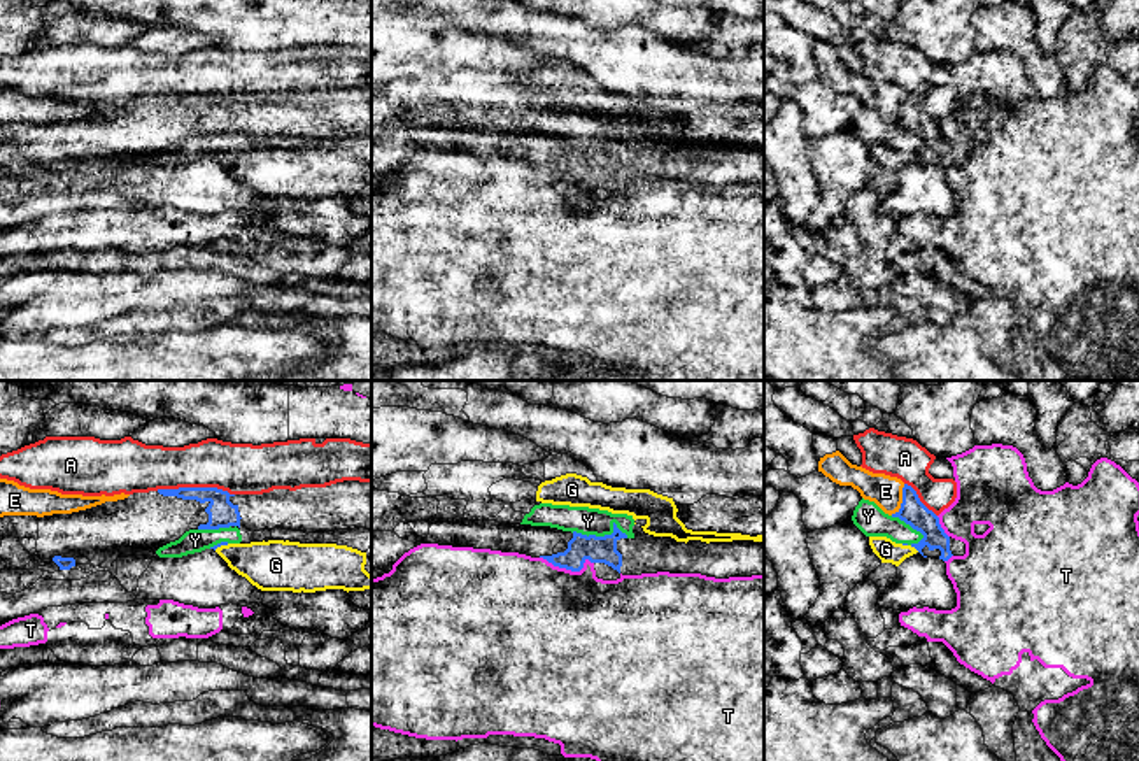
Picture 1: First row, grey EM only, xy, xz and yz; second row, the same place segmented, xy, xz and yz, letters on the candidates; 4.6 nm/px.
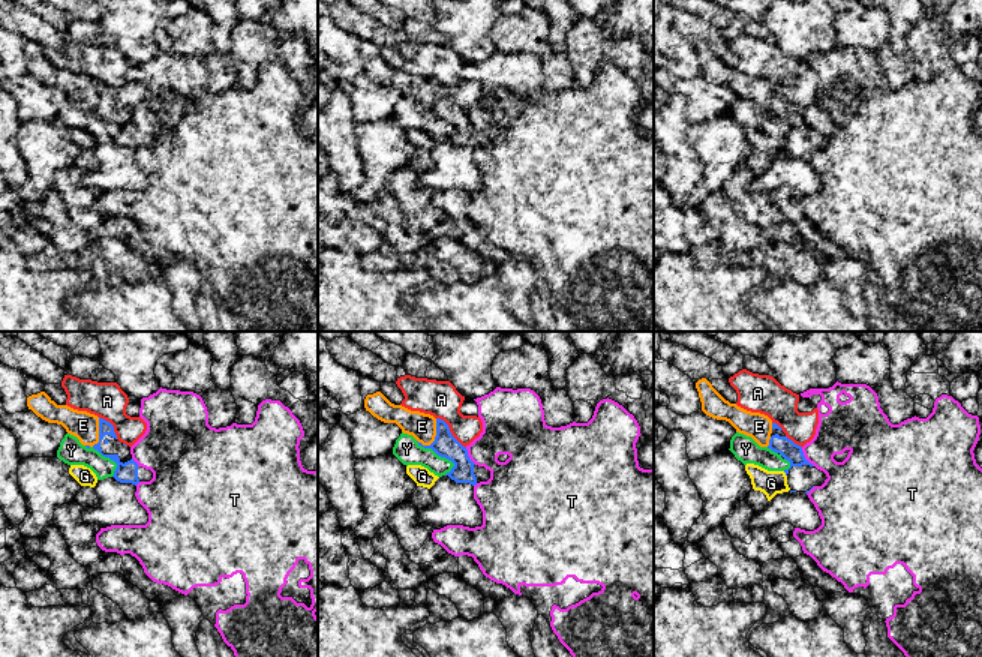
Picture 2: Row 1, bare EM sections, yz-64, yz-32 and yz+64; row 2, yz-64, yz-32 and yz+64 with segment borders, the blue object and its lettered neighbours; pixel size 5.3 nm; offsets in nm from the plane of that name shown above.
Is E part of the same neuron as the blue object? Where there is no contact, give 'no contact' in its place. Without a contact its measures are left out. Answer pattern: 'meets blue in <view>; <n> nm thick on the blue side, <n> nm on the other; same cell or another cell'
meets blue in yz; 120 nm thick on the blue side, 150 nm on the other; another cell

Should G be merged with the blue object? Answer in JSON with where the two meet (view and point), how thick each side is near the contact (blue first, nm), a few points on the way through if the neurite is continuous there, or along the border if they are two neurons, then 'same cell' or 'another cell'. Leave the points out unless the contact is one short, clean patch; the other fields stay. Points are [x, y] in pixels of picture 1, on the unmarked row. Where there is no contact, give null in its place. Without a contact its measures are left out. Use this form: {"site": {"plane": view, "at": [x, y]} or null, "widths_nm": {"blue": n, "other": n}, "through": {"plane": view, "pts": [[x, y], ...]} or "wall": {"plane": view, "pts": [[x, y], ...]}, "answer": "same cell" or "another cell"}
{"site": {"plane": "yz", "at": [915, 155]}, "widths_nm": {"blue": 120, "other": 100}, "answer": "another cell"}

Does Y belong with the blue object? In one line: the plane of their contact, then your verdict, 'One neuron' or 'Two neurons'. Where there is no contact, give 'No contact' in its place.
Touches blue in xz. Two neurons

